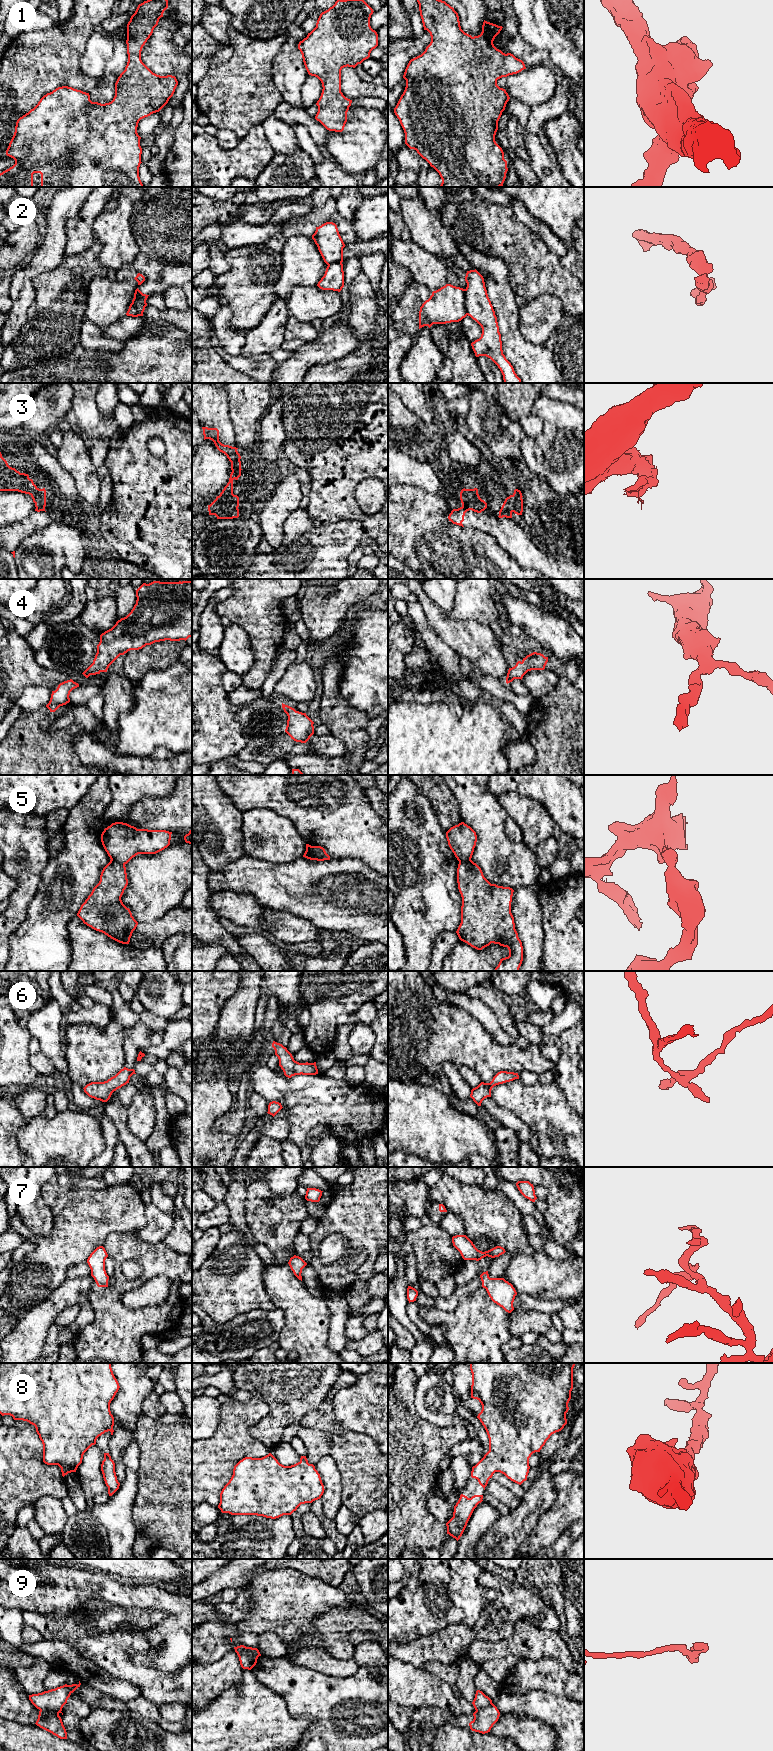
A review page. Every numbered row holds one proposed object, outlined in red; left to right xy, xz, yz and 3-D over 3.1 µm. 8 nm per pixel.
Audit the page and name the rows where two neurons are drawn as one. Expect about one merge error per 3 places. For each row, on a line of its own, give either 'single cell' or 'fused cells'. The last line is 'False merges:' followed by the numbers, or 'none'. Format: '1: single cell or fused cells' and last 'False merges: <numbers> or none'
1: single cell
2: fused cells
3: fused cells
4: single cell
5: fused cells
6: single cell
7: single cell
8: single cell
9: fused cells
False merges: 2, 3, 5, 9

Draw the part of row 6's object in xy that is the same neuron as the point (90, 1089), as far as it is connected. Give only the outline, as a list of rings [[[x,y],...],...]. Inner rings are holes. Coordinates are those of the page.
[[[124,1067],[107,1081],[91,1082],[83,1089],[89,1097],[107,1102],[114,1091],[129,1083],[130,1077],[133,1074],[136,1074],[134,1069]]]

